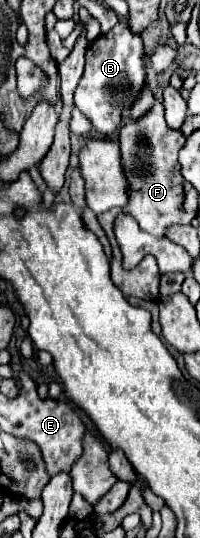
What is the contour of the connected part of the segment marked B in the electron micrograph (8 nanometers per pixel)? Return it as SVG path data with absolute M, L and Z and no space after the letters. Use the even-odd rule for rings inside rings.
M118 22L110 32L100 34L90 42L84 74L74 90L74 104L88 116L98 132L112 134L120 126L126 108L130 108L134 98L138 98L138 90L142 90L146 78L146 70L142 70L142 50L142 38L134 34L126 22Z

